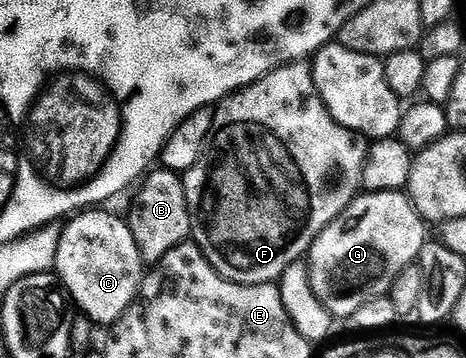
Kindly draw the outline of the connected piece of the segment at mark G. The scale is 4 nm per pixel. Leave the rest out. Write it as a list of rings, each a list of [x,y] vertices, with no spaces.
[[[404,191],[395,192],[371,192],[352,200],[345,205],[344,212],[339,218],[335,218],[326,226],[307,253],[307,267],[311,286],[323,302],[323,306],[335,318],[344,318],[359,310],[367,302],[378,300],[380,296],[389,296],[392,293],[393,283],[404,274],[405,268],[409,268],[417,260],[417,255],[424,253],[426,221],[422,220],[417,208]]]

